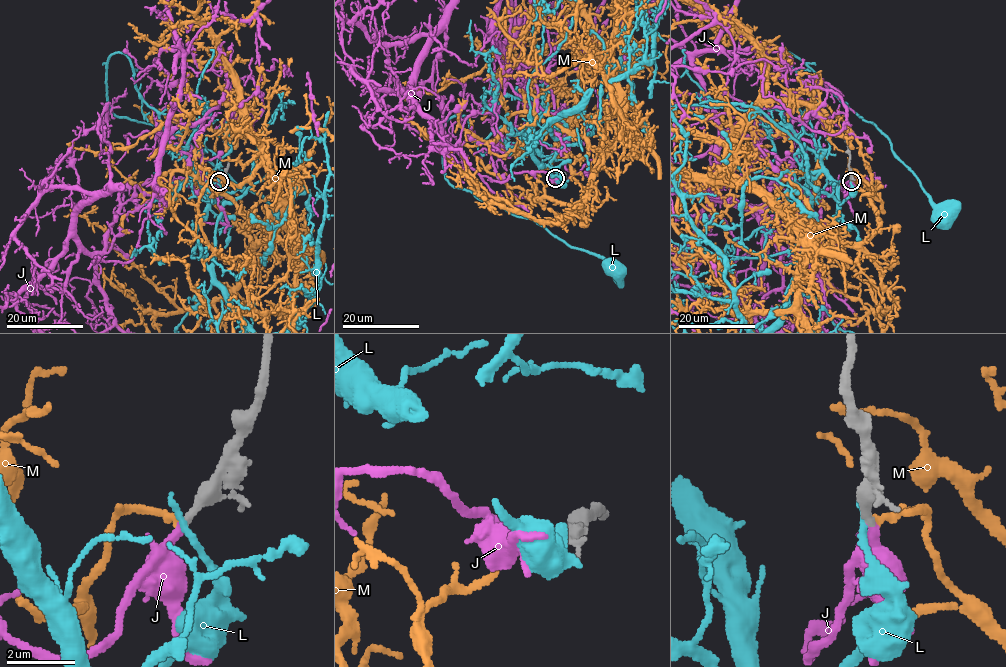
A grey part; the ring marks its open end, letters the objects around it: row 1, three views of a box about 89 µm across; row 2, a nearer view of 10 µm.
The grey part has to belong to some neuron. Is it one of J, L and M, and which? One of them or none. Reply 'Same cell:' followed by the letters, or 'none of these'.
Same cell: J

